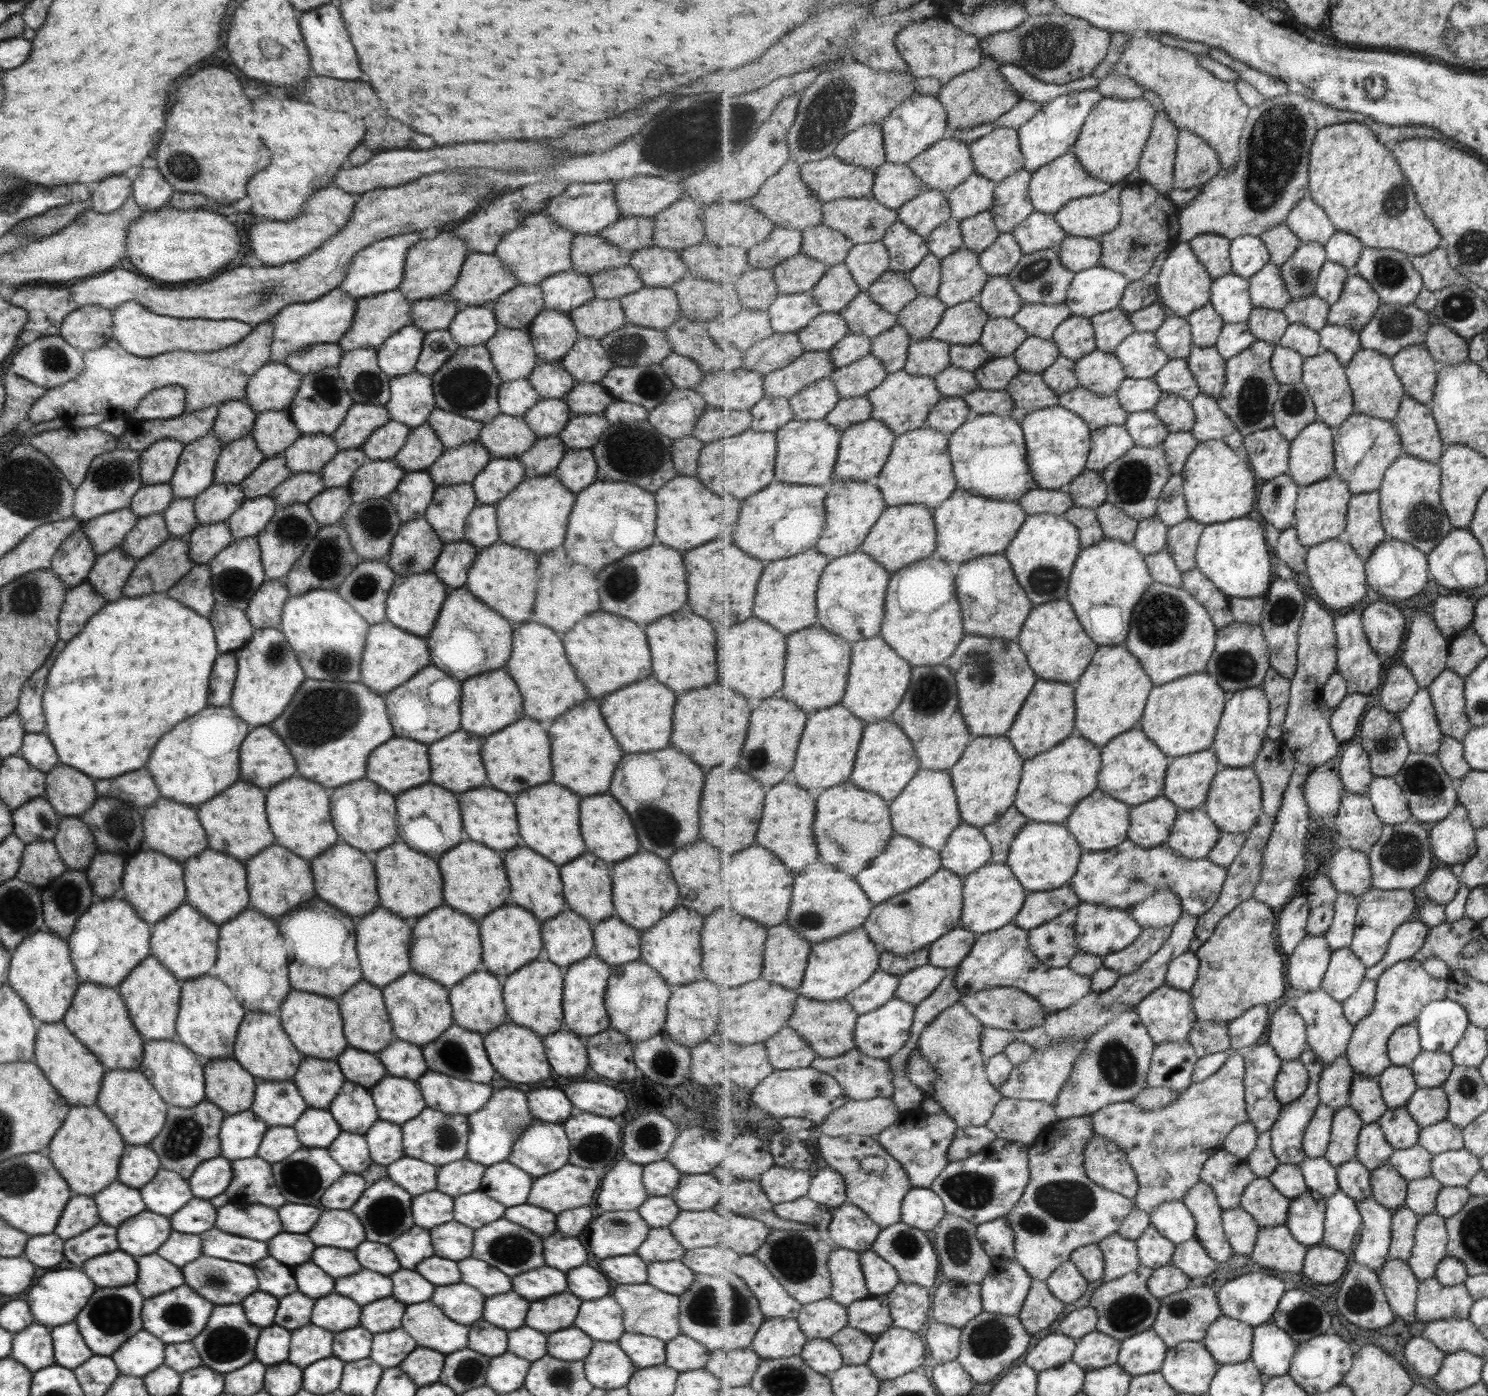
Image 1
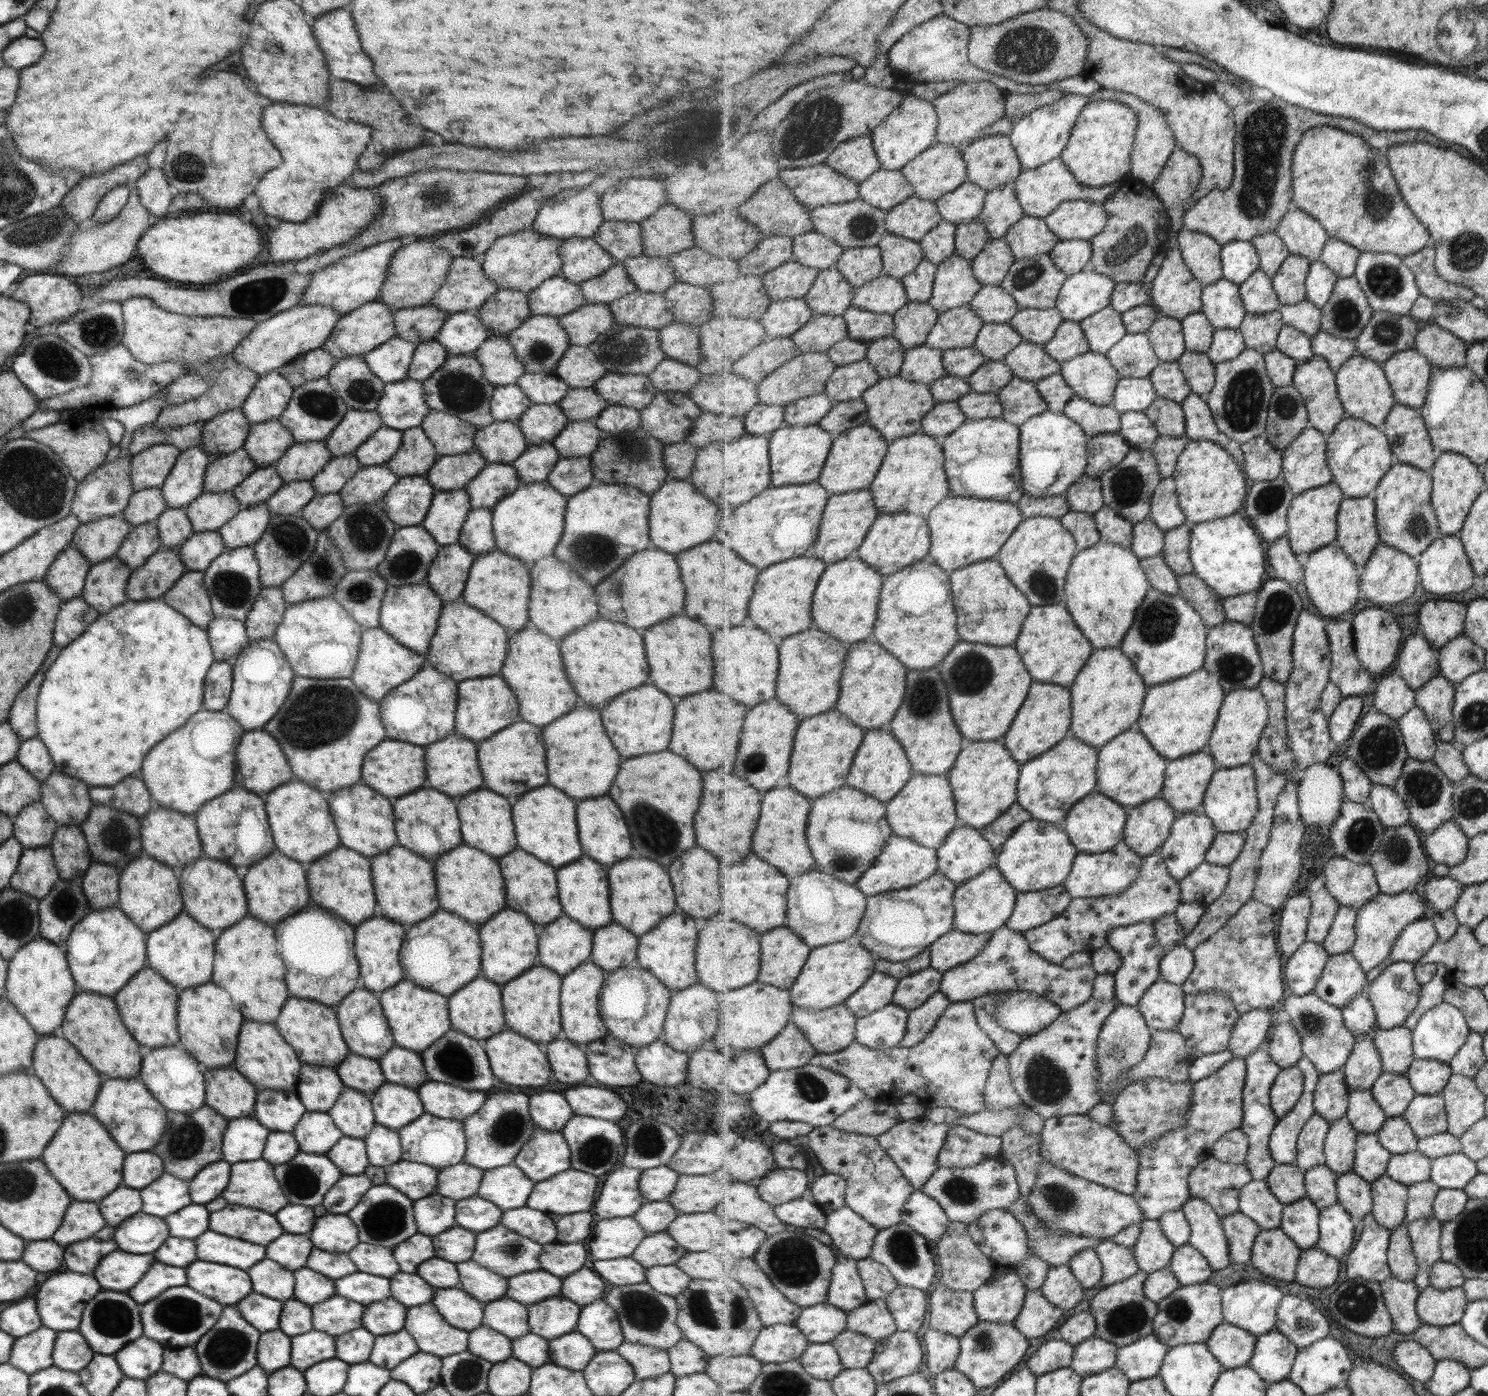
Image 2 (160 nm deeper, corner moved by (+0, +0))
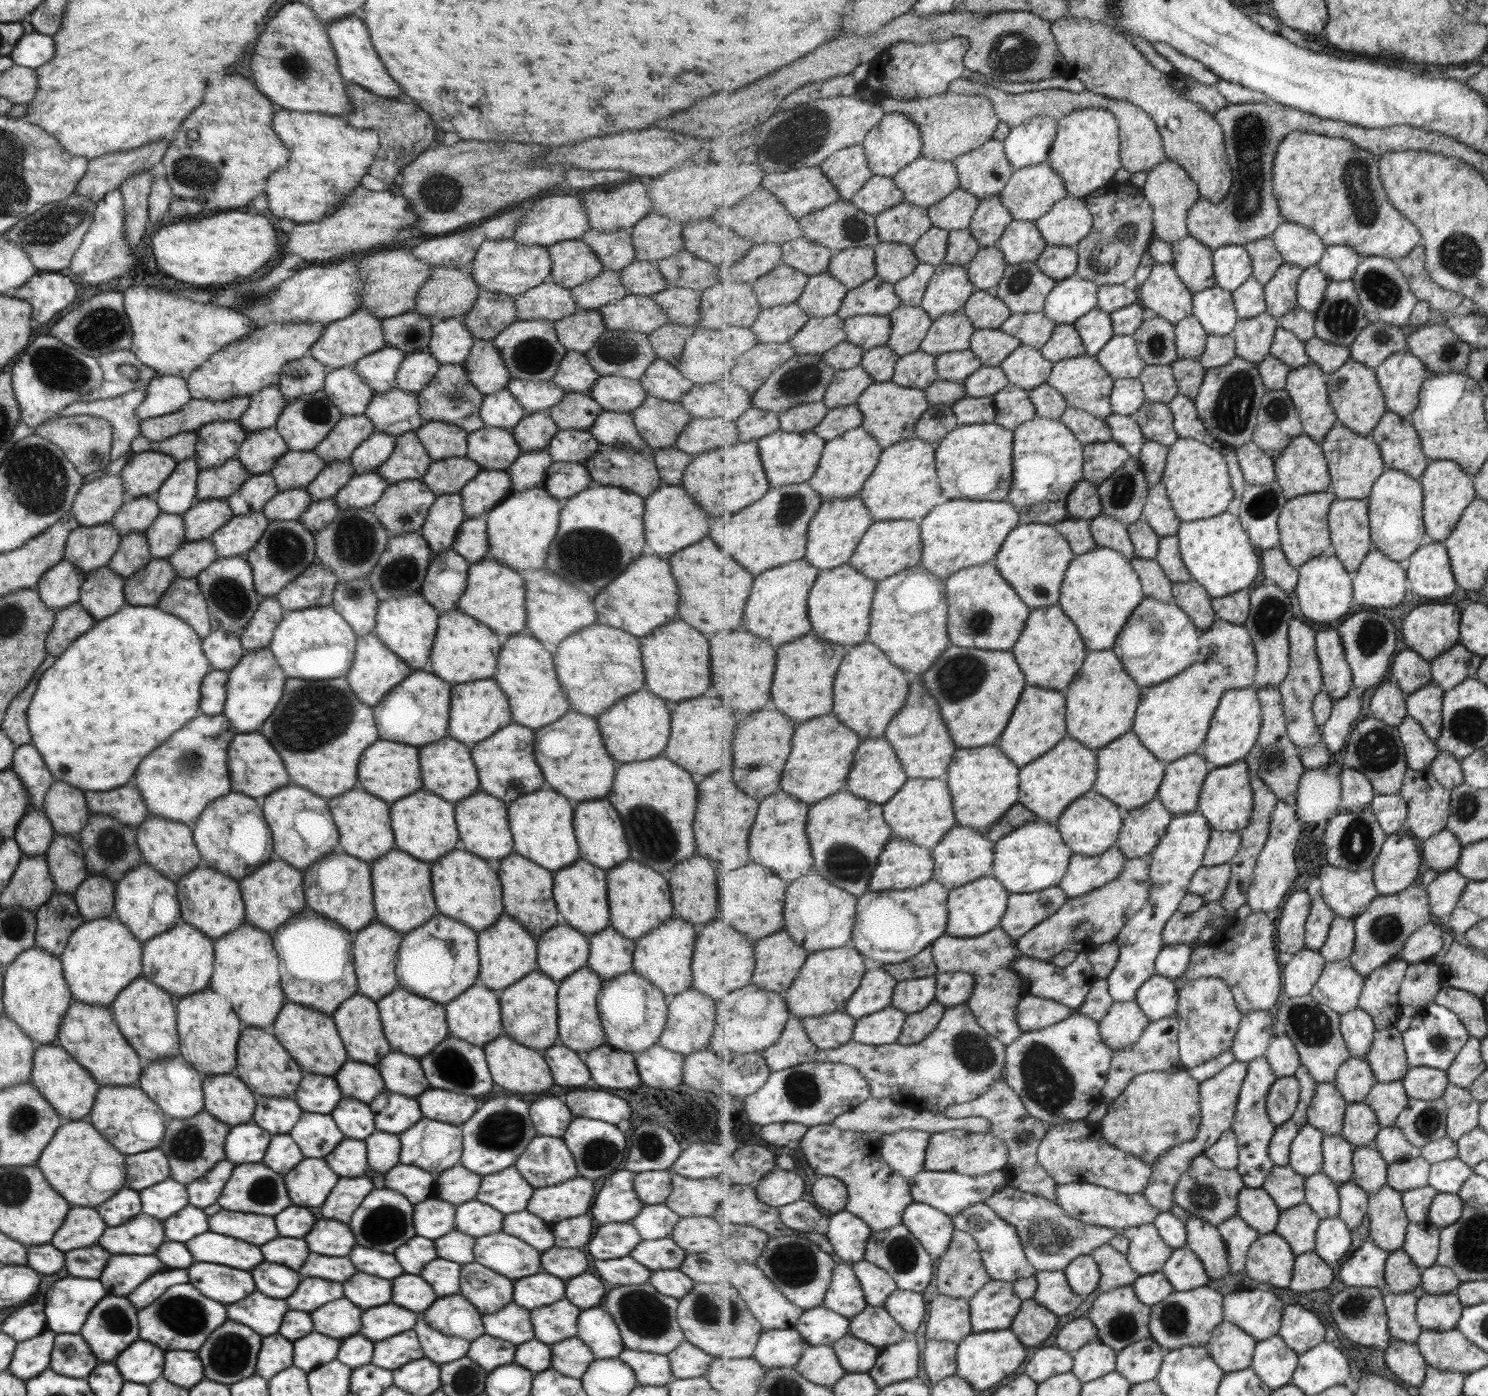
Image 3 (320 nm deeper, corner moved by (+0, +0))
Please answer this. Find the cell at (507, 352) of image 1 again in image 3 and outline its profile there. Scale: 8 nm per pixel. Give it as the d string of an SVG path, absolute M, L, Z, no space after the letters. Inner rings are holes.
M473 338L469 354L461 365L467 381L483 395L503 390L511 380L492 341Z

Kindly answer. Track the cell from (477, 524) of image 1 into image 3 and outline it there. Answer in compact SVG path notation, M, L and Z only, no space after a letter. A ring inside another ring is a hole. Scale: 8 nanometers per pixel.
M465 519L456 532L454 543L450 546L465 562L473 564L488 557L486 519Z

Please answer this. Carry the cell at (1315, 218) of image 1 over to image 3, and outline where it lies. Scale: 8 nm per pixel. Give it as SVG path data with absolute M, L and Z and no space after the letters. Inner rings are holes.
M1287 221L1272 237L1285 262L1304 269L1318 265L1326 253L1327 244L1309 226Z

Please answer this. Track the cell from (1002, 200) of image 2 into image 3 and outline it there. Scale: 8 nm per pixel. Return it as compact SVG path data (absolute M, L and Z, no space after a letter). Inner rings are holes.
M994 195L981 199L978 209L975 211L972 223L970 224L970 230L982 247L995 247L1005 233L1005 230L1007 230L1013 221L1013 215L1003 204L1000 195Z

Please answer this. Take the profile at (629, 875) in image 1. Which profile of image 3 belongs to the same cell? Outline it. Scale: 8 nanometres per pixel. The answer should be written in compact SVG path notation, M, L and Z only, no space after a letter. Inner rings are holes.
M627 860L607 872L608 924L623 938L633 941L674 916L669 898L667 882L657 872L647 866L641 866L639 862Z

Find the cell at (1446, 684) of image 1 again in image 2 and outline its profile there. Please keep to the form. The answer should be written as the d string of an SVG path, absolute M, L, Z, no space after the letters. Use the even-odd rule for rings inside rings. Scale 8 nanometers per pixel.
M1443 675L1432 678L1426 685L1416 689L1416 704L1425 711L1427 719L1435 730L1439 742L1455 743L1455 704L1456 684Z

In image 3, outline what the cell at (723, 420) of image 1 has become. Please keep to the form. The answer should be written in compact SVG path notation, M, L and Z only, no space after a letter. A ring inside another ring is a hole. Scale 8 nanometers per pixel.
M732 418L692 419L673 446L693 457L723 445L734 445L739 442L738 438L738 426Z

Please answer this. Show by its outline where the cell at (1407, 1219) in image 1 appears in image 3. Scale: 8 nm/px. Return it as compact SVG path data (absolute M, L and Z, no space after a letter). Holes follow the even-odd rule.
M1403 1247L1391 1252L1386 1264L1385 1292L1419 1292L1423 1269L1417 1266Z

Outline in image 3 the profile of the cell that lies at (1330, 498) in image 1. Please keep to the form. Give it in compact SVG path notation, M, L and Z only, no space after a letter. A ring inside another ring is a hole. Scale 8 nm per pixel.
M1330 489L1325 492L1295 497L1290 499L1283 507L1278 520L1279 532L1282 539L1280 548L1283 549L1283 552L1285 552L1286 557L1293 566L1298 568L1312 558L1331 551L1332 538L1328 516L1331 505L1337 499L1338 496Z

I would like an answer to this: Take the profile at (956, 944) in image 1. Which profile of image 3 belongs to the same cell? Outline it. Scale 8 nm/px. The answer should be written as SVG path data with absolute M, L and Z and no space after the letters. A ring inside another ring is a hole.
M999 926L978 937L945 934L932 947L939 973L970 972L976 978L974 993L967 1003L974 1011L978 1023L1007 1047L1015 1042L1023 1034L1016 1017L1016 1008L1021 997L1029 994L1023 979L1012 967L1020 954L1018 941Z

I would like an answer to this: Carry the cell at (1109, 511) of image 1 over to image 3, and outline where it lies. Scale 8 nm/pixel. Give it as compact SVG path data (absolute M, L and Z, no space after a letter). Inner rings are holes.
M1102 512L1091 520L1091 532L1099 547L1113 548L1122 552L1127 560L1134 557L1134 542L1125 523Z

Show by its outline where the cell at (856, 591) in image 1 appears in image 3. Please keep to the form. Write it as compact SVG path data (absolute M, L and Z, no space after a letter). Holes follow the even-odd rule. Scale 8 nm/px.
M850 563L833 569L822 569L808 602L813 632L835 644L855 646L865 643L870 634L871 613L879 582L871 580Z

